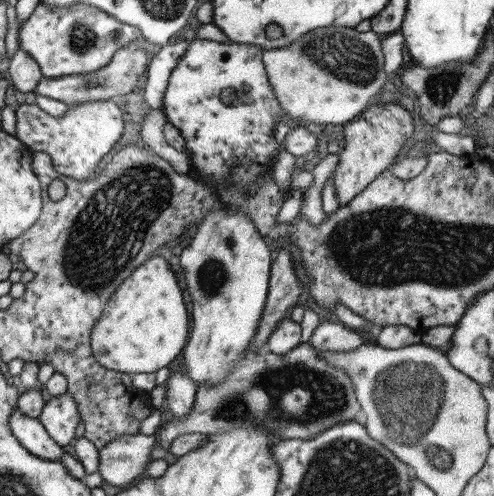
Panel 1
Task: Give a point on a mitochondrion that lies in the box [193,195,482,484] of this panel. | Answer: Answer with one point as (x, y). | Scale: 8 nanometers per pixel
(415, 403)

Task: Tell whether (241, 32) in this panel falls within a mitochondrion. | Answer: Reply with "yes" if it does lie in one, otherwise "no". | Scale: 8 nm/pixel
no

